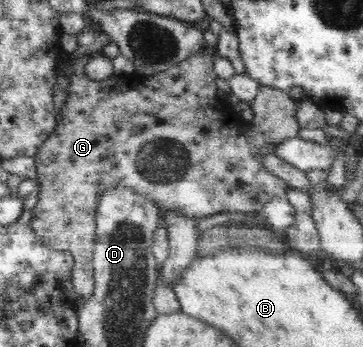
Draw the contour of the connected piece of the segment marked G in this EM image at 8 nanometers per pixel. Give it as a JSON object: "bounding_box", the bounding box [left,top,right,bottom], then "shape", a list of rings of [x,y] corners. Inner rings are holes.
{"bounding_box":[30,46,298,305],"shape":[[[207,46],[167,71],[153,74],[136,71],[133,76],[111,74],[104,81],[87,78],[84,73],[83,68],[93,56],[85,55],[73,61],[68,95],[58,114],[57,125],[34,156],[39,187],[30,226],[53,250],[71,252],[74,257],[72,284],[81,305],[91,298],[95,288],[95,281],[91,279],[95,217],[101,209],[98,196],[109,187],[132,188],[157,203],[162,213],[175,210],[199,220],[219,212],[261,214],[272,198],[286,193],[288,183],[265,170],[261,156],[274,154],[278,144],[298,135],[295,100],[287,91],[262,88],[254,101],[256,117],[251,122],[243,120],[231,104],[217,96],[221,83],[213,66],[216,54],[217,48]]]}

